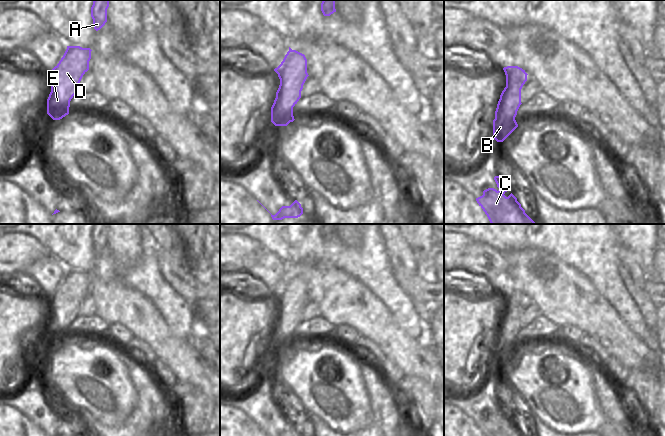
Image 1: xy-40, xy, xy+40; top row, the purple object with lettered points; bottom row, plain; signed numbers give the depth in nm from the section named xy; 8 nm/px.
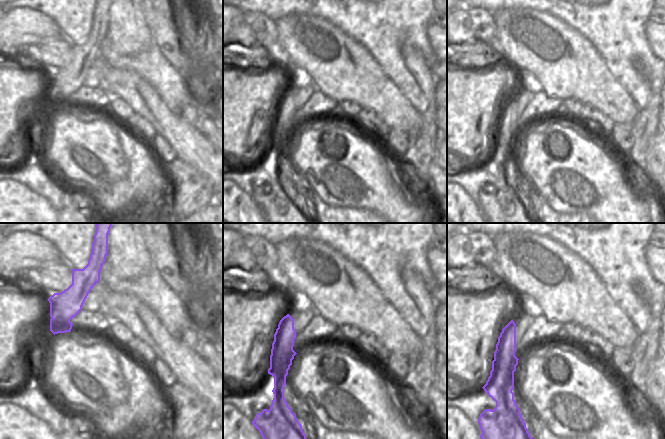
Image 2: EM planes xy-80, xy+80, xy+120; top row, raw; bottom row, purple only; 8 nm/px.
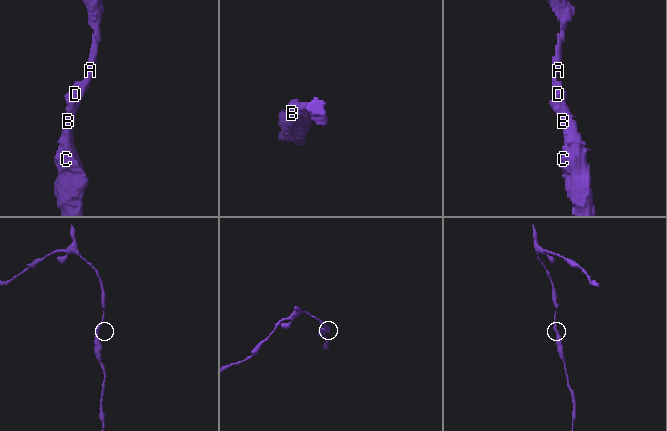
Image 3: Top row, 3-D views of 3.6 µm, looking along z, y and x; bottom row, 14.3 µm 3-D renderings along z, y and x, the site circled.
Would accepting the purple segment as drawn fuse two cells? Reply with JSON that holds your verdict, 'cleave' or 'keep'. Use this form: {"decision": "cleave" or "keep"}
{"decision": "keep"}

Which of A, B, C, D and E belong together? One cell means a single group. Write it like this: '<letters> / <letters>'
A B C D E

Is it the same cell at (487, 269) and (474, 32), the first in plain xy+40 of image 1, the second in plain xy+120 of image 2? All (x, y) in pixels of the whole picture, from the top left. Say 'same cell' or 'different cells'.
same cell

